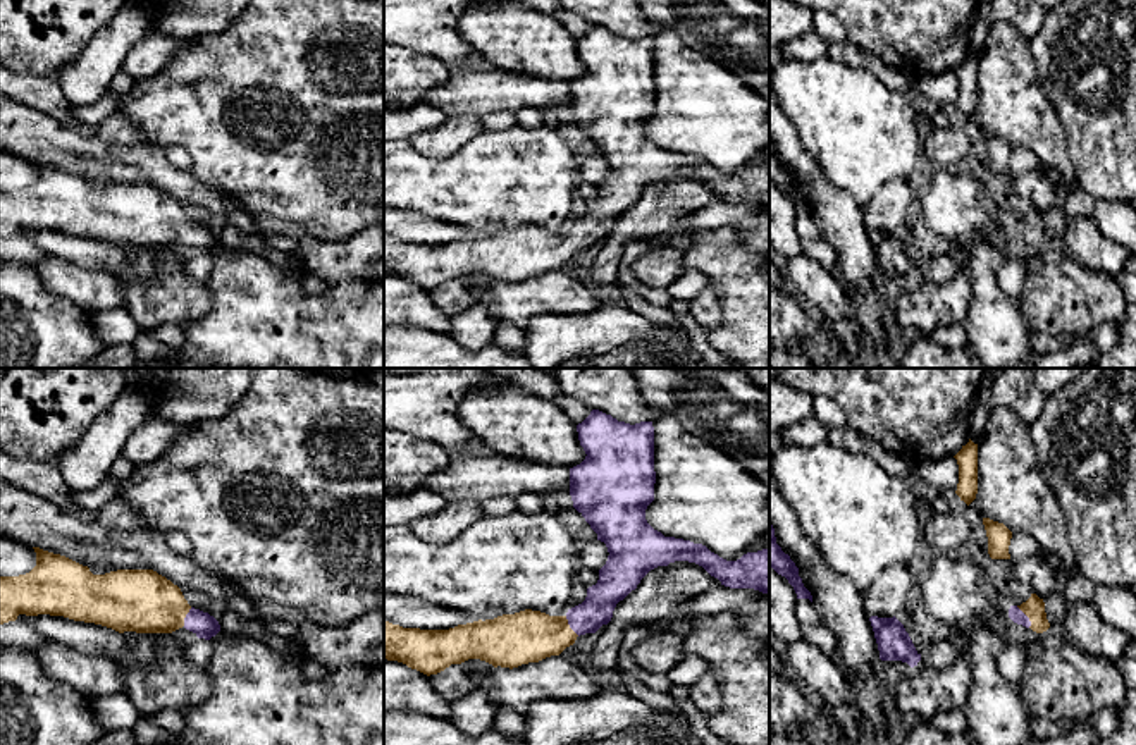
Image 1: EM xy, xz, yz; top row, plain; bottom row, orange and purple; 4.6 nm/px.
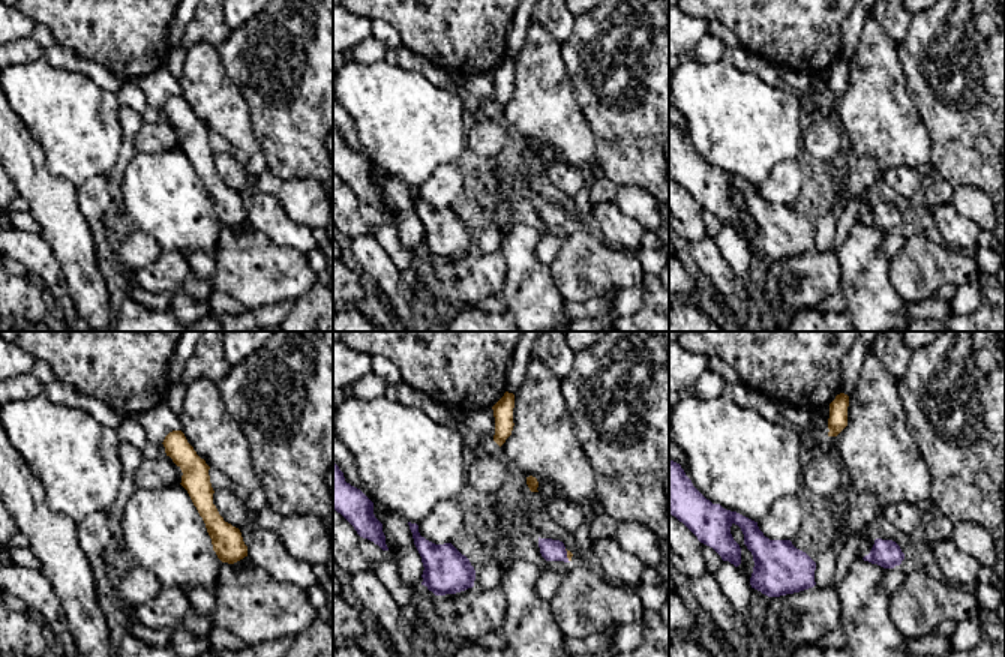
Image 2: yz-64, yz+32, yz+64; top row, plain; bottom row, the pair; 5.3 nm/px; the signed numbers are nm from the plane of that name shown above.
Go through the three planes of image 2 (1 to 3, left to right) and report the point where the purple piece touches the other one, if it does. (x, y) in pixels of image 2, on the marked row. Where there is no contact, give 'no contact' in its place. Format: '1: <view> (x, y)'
1: no contact
2: yz+32 (567, 555)
3: no contact

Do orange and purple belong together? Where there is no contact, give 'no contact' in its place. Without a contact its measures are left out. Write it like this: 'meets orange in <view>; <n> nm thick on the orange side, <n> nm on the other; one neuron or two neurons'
meets orange in yz; 100 nm thick on the orange side, 70 nm on the other; one neuron

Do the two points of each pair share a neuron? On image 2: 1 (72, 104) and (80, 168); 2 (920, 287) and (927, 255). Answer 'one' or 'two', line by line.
1: one
2: one

